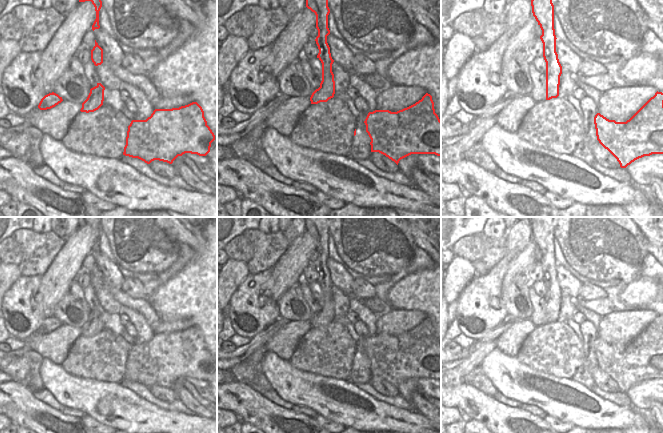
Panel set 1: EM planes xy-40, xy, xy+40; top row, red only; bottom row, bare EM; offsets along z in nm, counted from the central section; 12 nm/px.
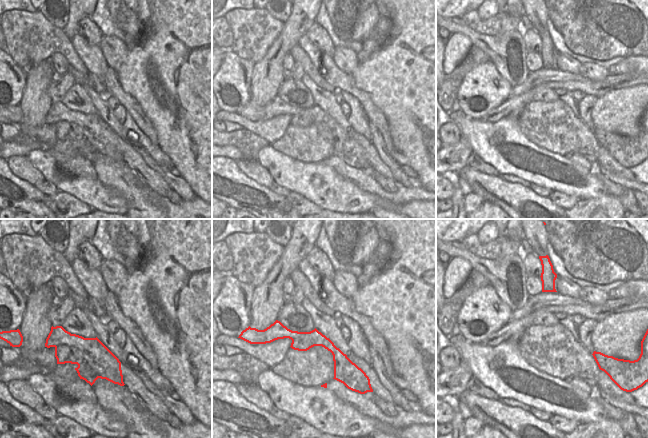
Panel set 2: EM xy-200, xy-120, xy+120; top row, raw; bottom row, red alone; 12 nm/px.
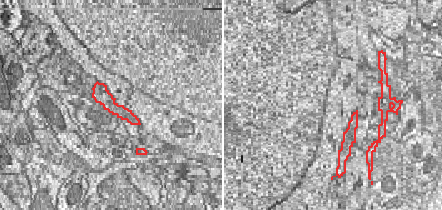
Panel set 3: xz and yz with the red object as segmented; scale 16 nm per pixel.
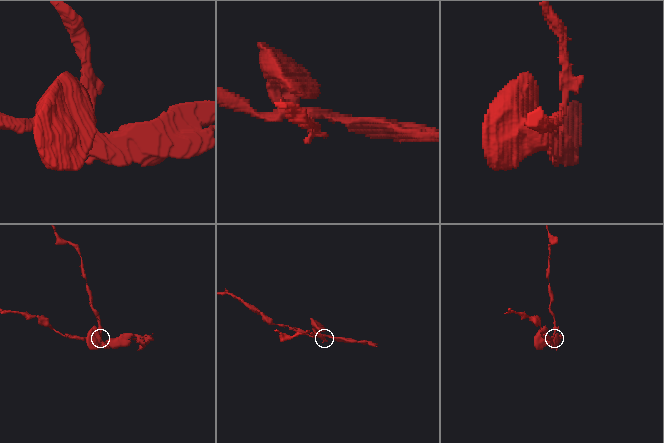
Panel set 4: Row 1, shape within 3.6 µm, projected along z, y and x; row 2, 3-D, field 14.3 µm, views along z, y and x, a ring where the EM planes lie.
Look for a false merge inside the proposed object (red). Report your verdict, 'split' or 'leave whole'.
split

